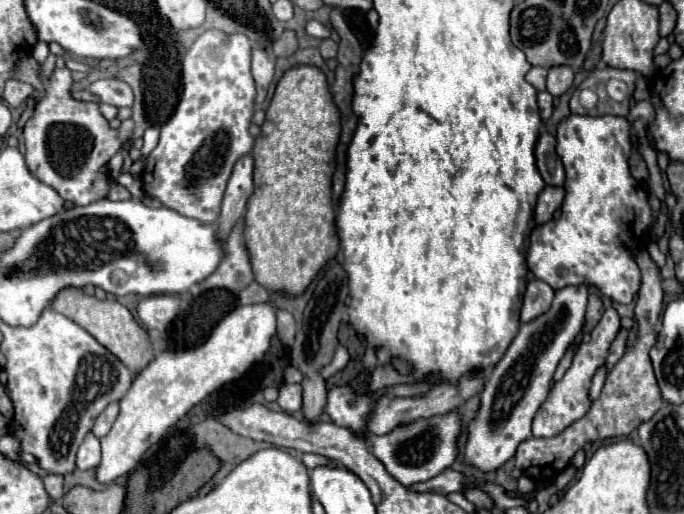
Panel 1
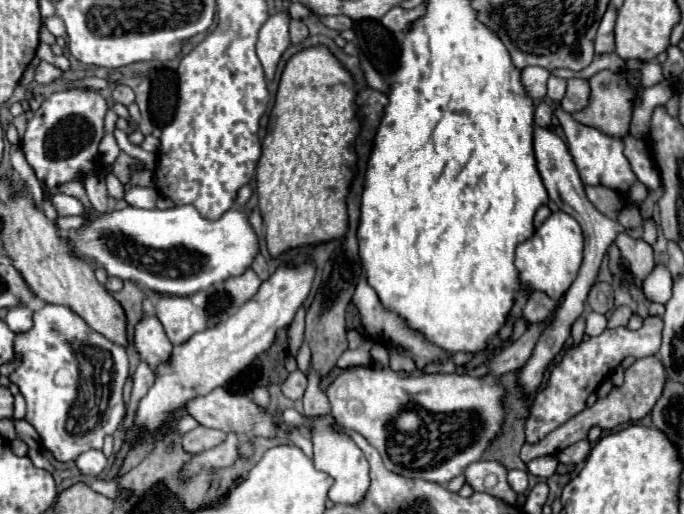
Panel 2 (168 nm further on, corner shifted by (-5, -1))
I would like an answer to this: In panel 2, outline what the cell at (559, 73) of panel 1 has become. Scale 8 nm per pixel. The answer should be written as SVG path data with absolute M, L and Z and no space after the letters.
M551 76L549 78L549 84L547 84L547 96L551 100L561 100L565 96L565 88L567 88L567 80L557 78L557 76Z

